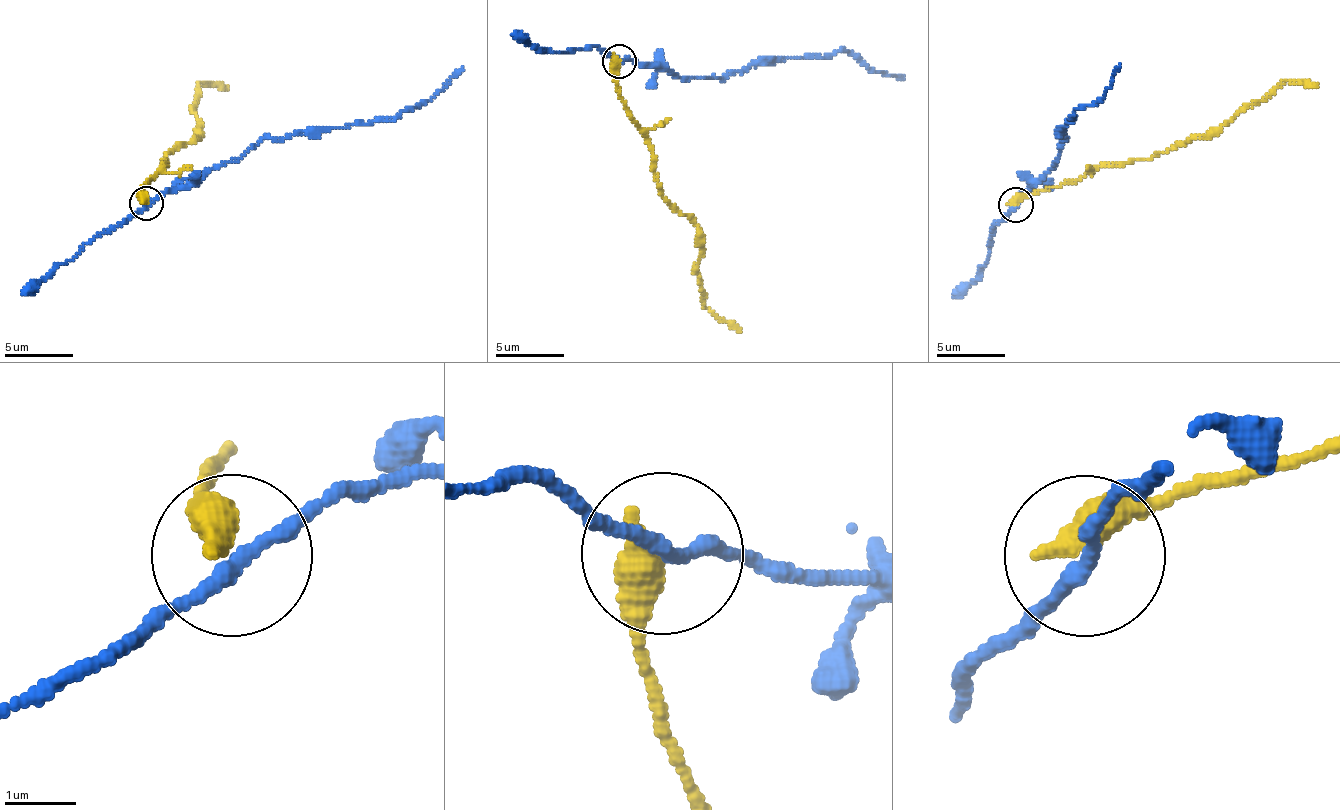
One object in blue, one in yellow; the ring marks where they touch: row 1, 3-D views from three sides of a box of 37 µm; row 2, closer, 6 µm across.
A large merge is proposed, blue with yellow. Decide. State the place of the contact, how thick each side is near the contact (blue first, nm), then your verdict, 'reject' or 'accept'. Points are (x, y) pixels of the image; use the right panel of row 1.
at (1015, 205); 200 nm thick on the blue side, 500 nm on the other; reject

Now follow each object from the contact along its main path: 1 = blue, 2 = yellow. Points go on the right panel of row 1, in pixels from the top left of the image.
1: (1015, 204), (1058, 162), (1065, 137), (1060, 130), (1073, 116), (1104, 98), (1120, 64)
2: (1015, 204), (1075, 183), (1101, 166), (1151, 159), (1199, 135), (1213, 135), (1285, 80), (1309, 80), (1317, 87)

